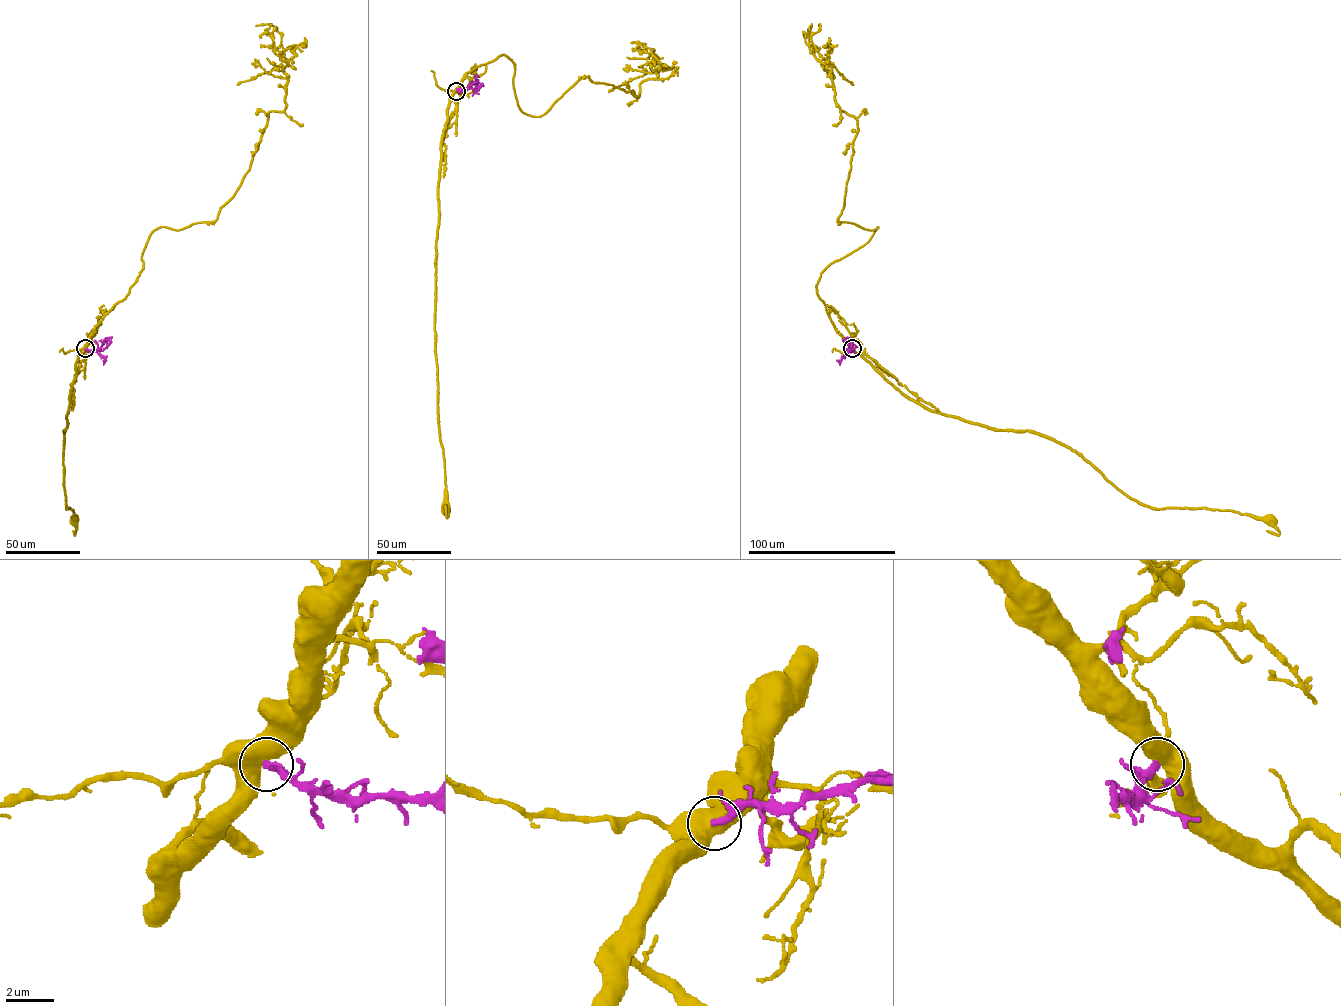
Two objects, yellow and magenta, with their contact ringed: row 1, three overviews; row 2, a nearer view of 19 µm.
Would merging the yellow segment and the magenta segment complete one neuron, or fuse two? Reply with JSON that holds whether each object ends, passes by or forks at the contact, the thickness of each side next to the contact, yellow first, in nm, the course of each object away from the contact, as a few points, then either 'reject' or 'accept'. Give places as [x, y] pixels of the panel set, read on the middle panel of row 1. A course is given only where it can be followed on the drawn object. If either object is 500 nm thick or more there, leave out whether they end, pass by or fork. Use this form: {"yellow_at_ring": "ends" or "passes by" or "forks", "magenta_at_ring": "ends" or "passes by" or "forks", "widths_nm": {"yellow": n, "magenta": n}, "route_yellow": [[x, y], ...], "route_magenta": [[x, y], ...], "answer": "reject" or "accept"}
{"widths_nm": {"yellow": 800, "magenta": 240}, "route_yellow": [[456, 90], [448, 108], [441, 146], [436, 272], [437, 422], [444, 462], [446, 509]], "route_magenta": [[456, 90], [478, 90], [479, 83], [475, 84], [472, 96]], "answer": "reject"}

